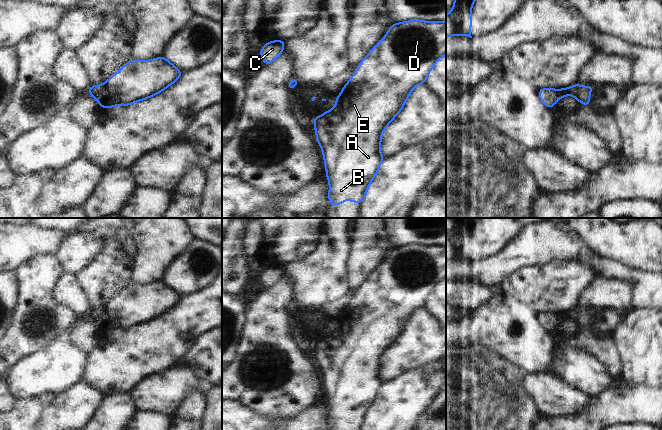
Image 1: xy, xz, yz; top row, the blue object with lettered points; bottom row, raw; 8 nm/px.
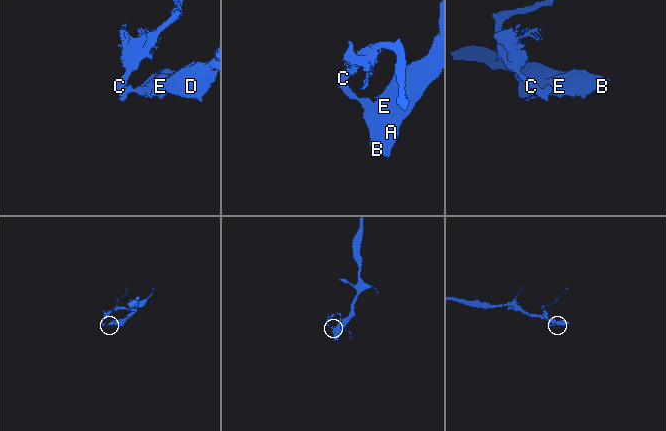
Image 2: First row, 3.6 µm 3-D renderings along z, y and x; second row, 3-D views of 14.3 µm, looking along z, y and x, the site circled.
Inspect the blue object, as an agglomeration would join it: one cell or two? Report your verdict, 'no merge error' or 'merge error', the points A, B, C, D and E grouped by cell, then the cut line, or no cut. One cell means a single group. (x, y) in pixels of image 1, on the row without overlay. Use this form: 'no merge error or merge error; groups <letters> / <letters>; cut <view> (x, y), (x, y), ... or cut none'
merge error; groups A B D E / C; cut xz (321, 340), (326, 347), (324, 353)

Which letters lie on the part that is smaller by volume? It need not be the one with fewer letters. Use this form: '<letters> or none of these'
C

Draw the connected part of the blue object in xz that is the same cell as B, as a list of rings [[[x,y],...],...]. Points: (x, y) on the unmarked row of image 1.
[[[413,243],[393,247],[384,262],[378,266],[357,290],[353,300],[344,309],[336,322],[335,330],[325,335],[322,345],[327,351],[322,353],[319,346],[314,349],[316,364],[319,367],[329,405],[329,428],[341,429],[347,423],[353,427],[363,427],[365,418],[376,400],[384,381],[380,376],[382,357],[401,336],[411,315],[426,307],[428,298],[435,288],[446,279],[446,245],[421,245]]]

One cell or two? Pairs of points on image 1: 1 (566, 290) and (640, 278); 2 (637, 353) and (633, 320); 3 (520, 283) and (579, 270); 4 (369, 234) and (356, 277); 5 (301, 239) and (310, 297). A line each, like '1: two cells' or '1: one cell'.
1: two cells
2: one cell
3: one cell
4: one cell
5: two cells

